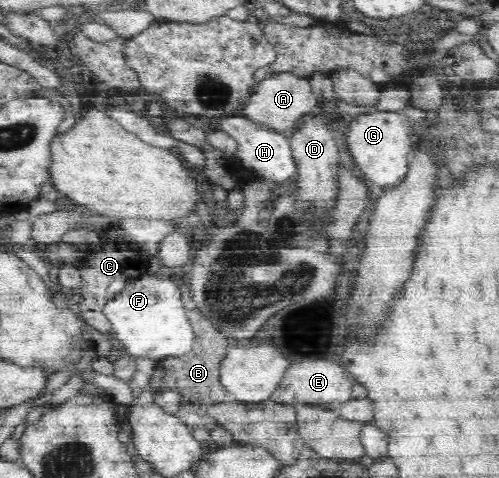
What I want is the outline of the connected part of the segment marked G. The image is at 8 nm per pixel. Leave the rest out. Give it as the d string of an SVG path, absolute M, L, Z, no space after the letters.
M406 106L396 110L370 109L367 114L358 114L344 130L347 131L345 141L348 150L356 162L358 174L368 183L378 186L396 185L402 181L407 172L407 164L416 148L416 142L410 128L414 124L428 121L429 112L419 108Z

